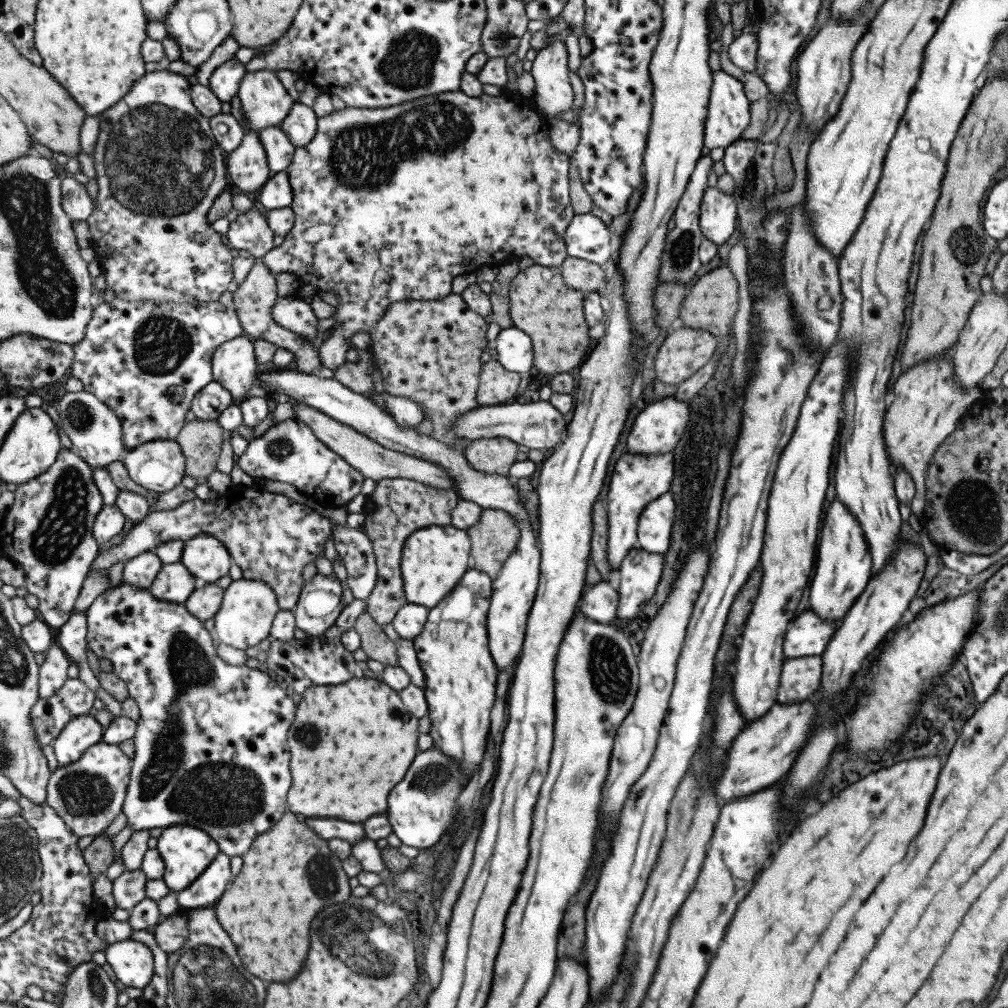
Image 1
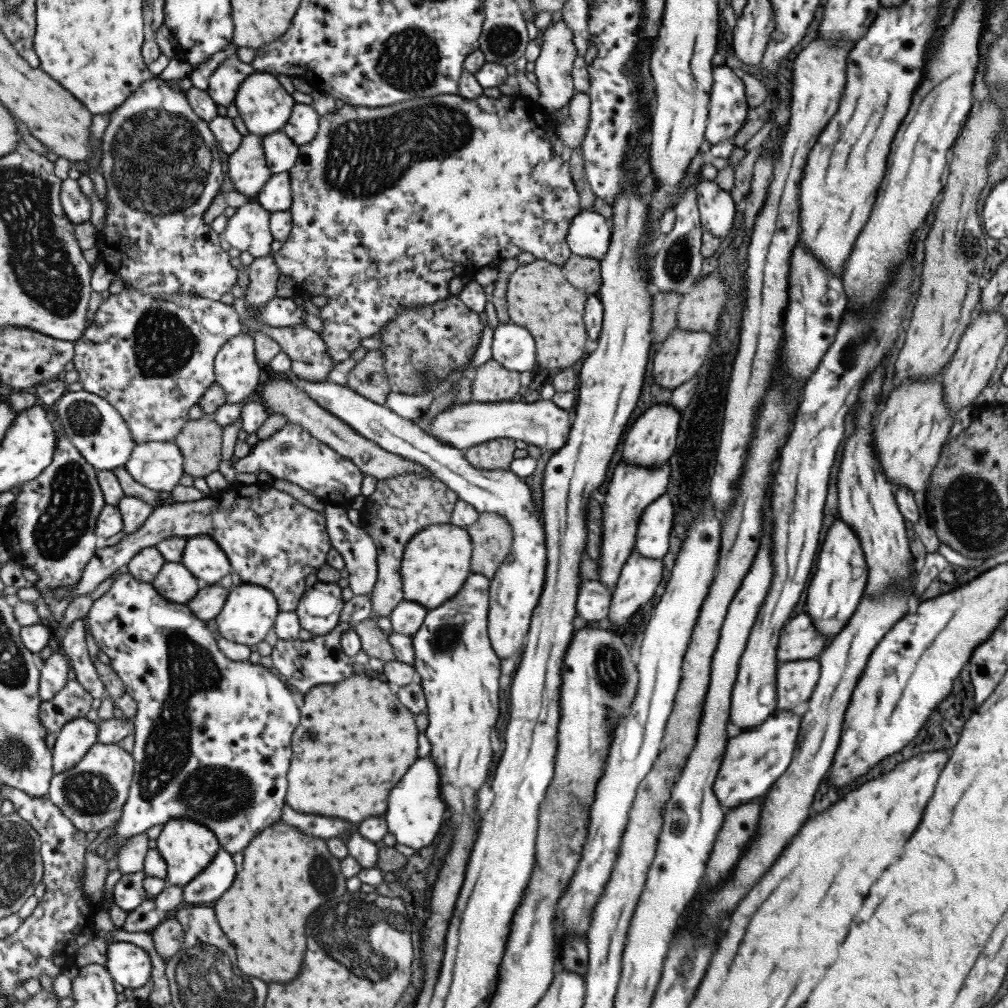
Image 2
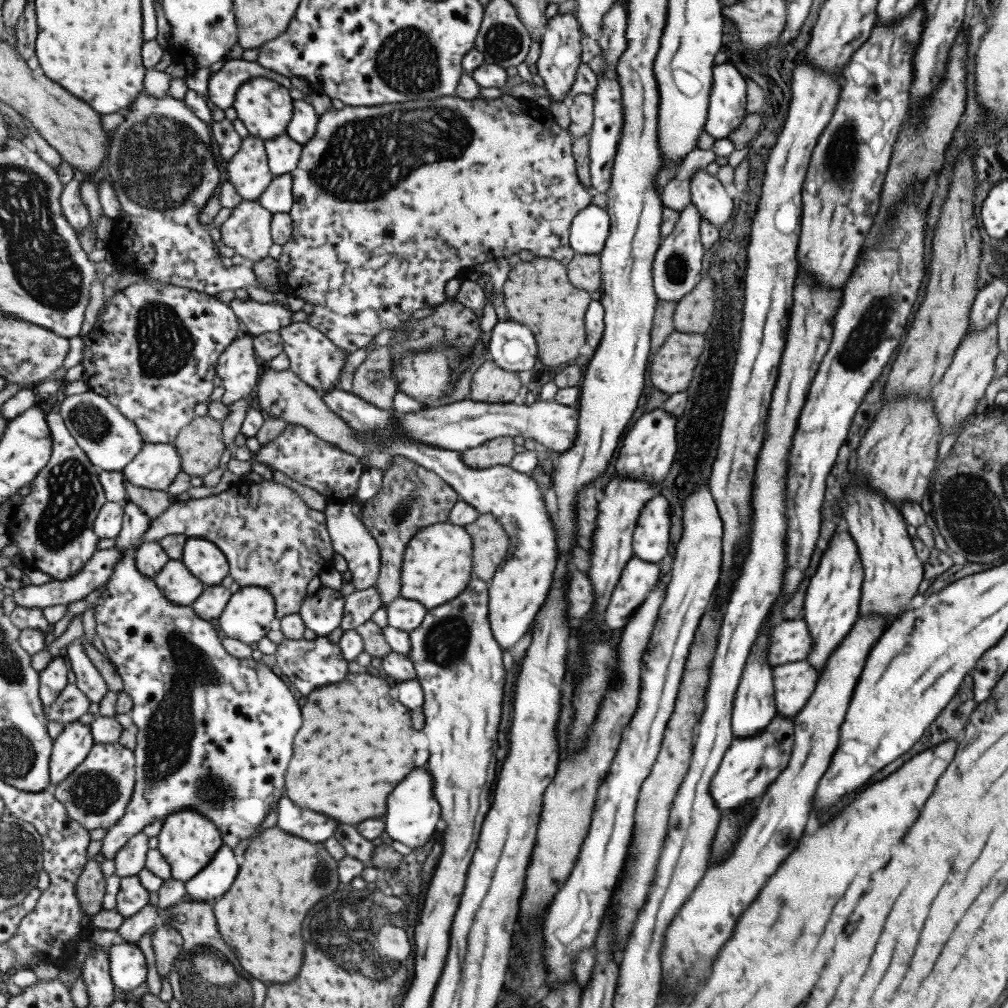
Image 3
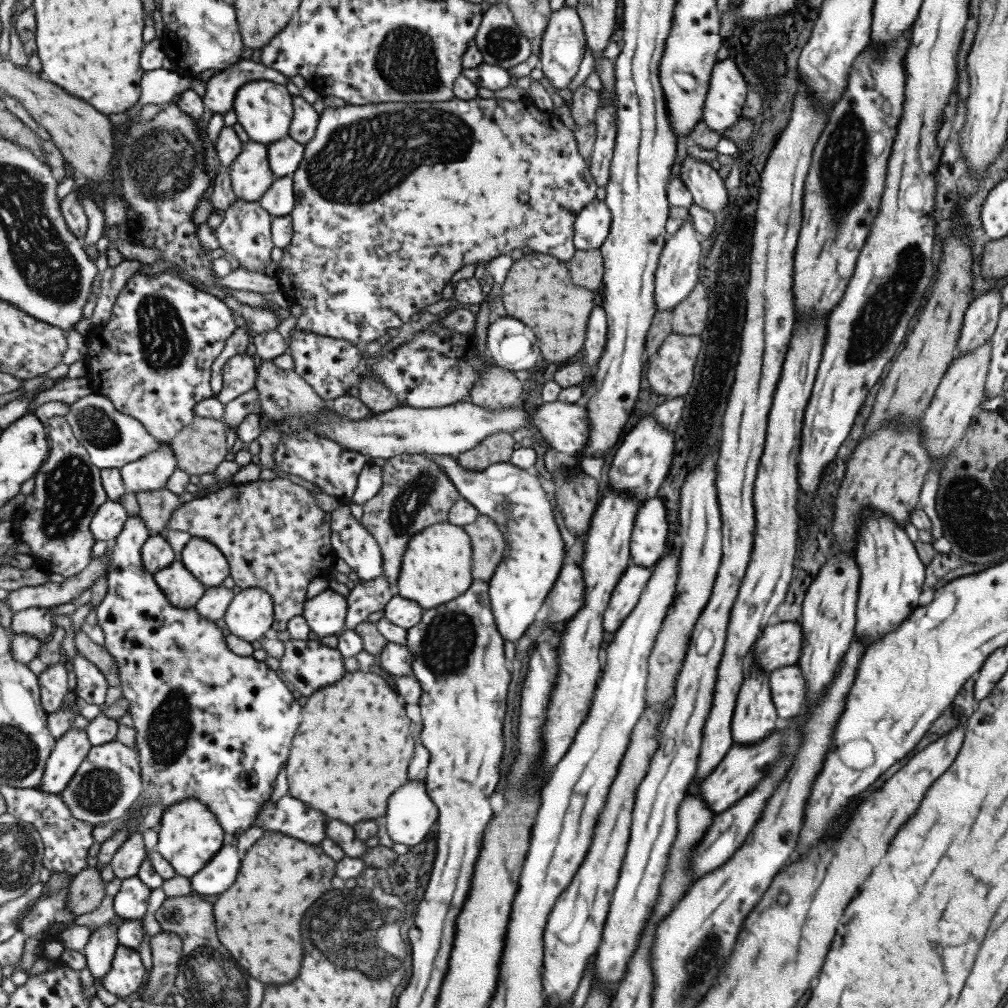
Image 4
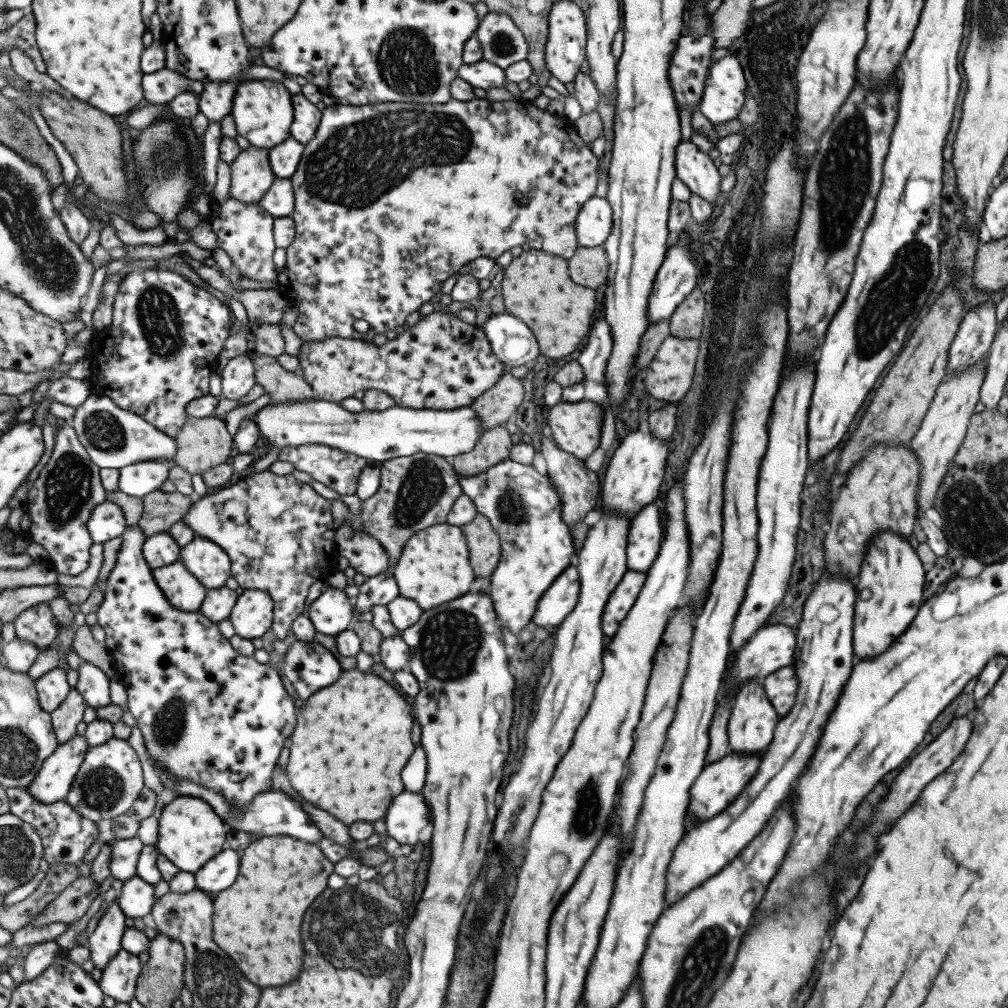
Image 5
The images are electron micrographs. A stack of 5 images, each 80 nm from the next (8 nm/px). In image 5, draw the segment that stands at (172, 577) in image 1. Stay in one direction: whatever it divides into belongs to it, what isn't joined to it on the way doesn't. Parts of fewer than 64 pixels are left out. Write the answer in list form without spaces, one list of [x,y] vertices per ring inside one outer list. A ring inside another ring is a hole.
[[[181,560],[154,569],[155,580],[162,592],[175,605],[187,612],[197,612],[206,599],[208,589]]]

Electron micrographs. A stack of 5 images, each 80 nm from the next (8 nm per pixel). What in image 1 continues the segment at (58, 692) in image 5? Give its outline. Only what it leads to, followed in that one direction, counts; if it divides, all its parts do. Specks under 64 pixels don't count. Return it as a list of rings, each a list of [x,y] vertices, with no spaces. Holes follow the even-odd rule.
[[[59,644],[52,646],[40,667],[40,696],[49,698],[69,679],[67,672],[72,660]]]

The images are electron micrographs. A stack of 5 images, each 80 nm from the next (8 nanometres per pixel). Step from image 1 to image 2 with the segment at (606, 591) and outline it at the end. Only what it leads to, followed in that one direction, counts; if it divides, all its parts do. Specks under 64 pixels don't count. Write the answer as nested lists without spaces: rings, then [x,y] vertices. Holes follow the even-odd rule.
[[[579,580],[575,601],[577,622],[588,622],[608,618],[612,592],[597,581]]]

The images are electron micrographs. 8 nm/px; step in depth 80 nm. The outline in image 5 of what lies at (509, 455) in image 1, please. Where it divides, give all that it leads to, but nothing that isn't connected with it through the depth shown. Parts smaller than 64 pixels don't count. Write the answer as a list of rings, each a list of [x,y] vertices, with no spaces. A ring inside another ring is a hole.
[[[502,425],[483,430],[471,450],[455,455],[449,463],[457,475],[475,476],[508,458],[512,447],[509,435]]]

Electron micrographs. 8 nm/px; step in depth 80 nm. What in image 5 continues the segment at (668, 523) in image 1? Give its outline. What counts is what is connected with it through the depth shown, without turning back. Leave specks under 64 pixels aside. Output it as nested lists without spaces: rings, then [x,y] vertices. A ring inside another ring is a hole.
[[[654,501],[646,504],[631,518],[625,544],[626,570],[646,573],[651,566],[663,535],[659,510]]]

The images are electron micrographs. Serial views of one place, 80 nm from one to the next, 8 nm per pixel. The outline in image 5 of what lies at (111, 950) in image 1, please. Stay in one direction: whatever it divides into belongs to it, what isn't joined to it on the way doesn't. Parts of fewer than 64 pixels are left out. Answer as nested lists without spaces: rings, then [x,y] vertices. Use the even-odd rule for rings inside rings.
[[[121,949],[102,973],[99,983],[103,993],[117,1003],[128,1004],[135,999],[137,982],[139,976],[143,975],[143,967],[138,955]]]

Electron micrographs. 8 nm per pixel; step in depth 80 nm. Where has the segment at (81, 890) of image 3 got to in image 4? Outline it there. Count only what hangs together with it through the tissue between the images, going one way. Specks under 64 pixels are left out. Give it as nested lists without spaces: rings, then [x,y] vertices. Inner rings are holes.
[[[91,863],[75,876],[70,884],[68,911],[76,918],[95,912],[103,904],[106,895],[106,886],[101,880],[101,874]]]

